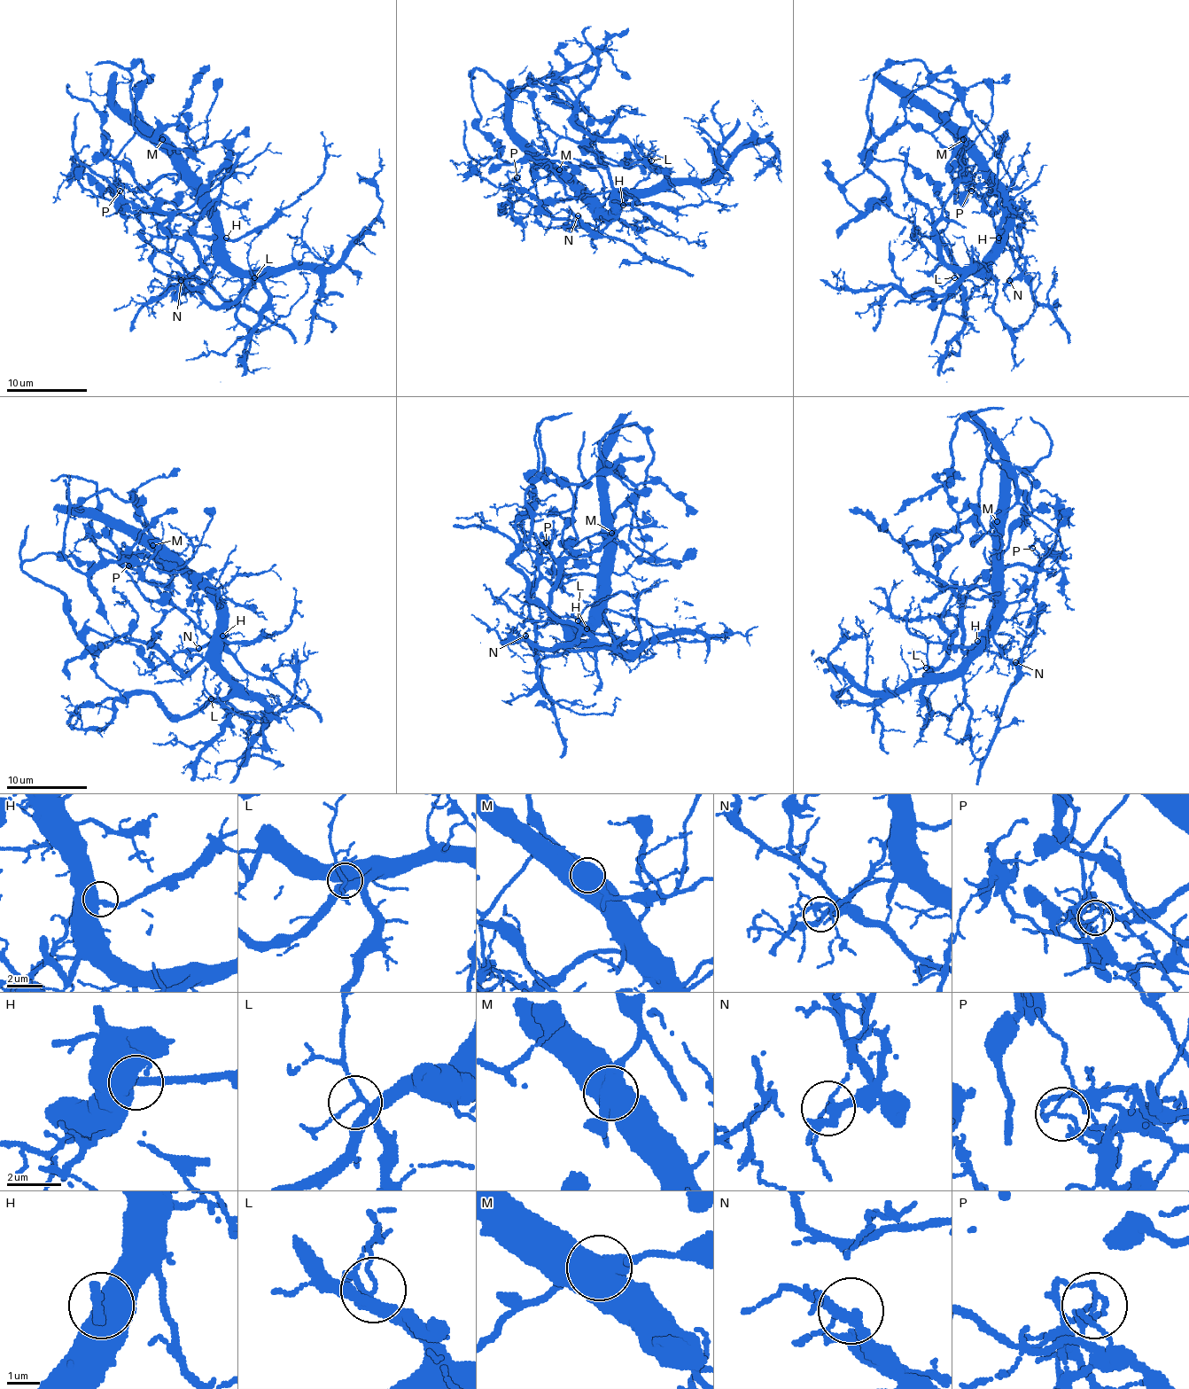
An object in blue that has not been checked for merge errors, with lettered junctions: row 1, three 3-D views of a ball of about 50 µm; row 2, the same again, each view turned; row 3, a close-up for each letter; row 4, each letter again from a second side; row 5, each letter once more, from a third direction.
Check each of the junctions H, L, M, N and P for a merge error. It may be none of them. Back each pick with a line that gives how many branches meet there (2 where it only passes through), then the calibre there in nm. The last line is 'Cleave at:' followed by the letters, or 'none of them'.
M: 2 branches meet; 750 nm thick
P: 4 branches meet; 110 nm thick
Cleave at: M, P

